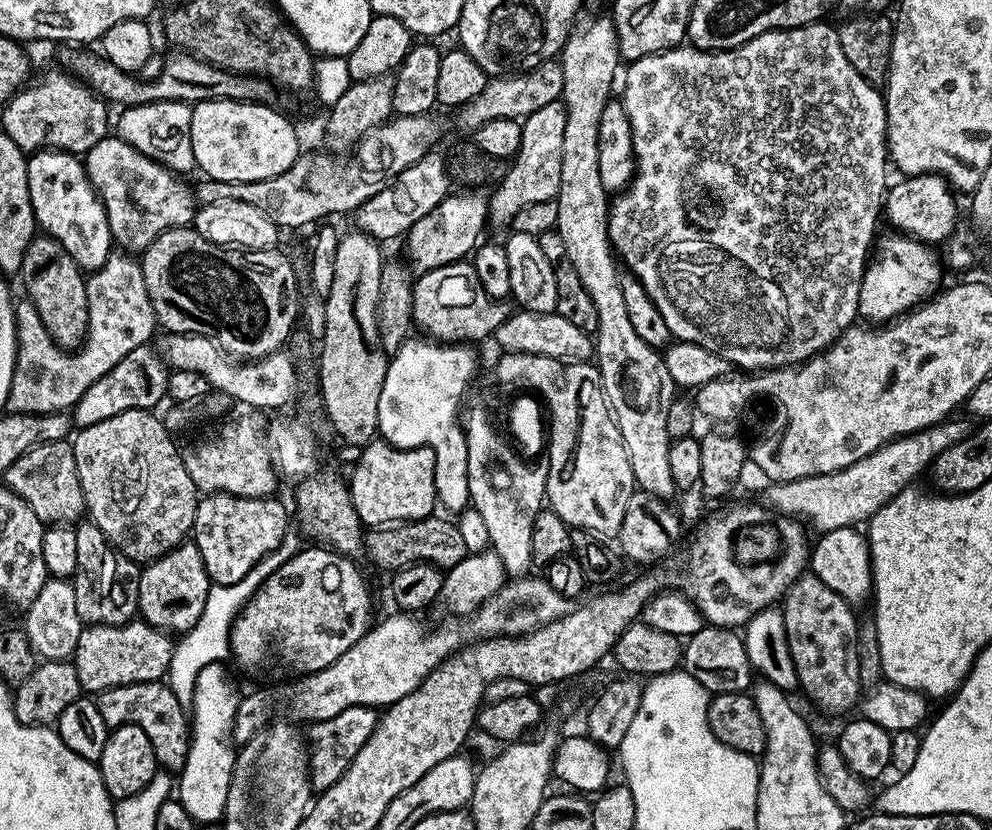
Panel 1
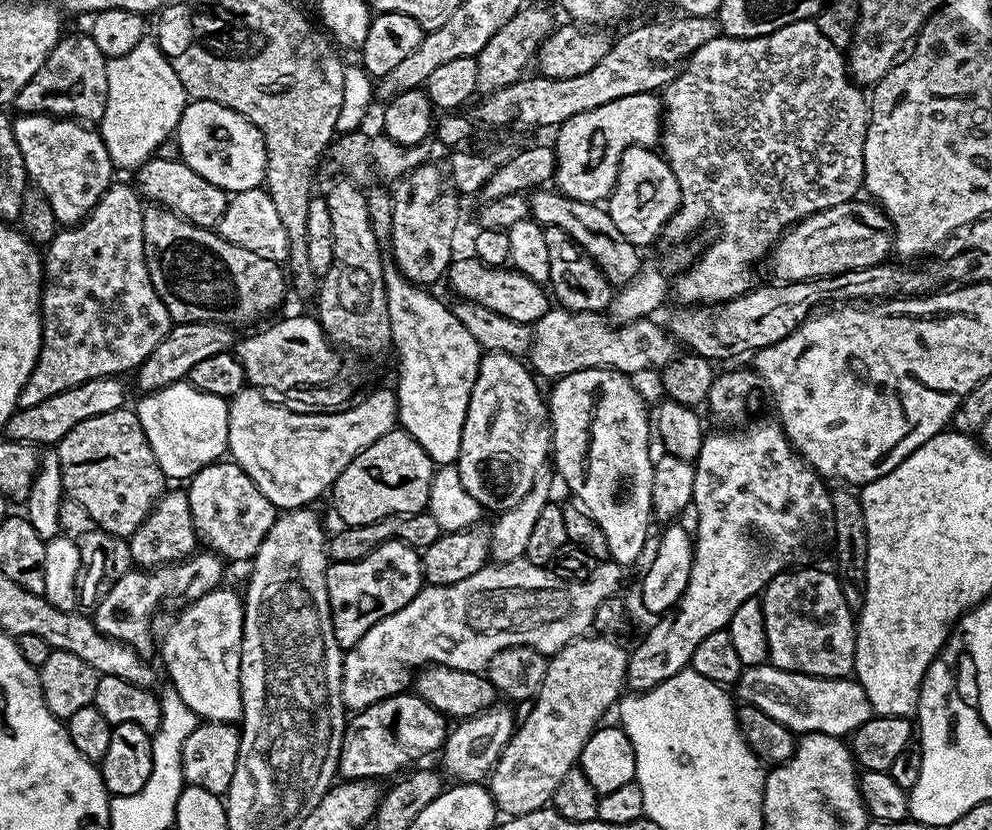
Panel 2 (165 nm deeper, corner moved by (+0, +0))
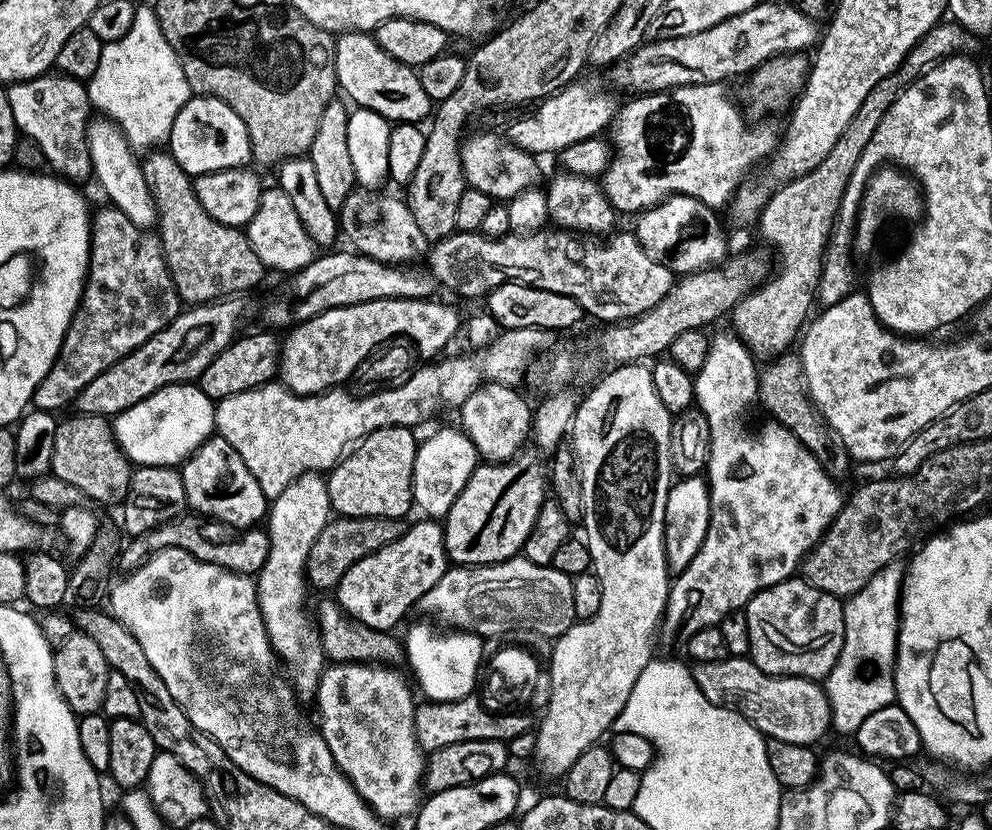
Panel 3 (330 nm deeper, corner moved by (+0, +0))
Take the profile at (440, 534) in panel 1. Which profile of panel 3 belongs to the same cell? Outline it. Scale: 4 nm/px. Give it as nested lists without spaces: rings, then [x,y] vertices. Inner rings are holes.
[[[337,515],[329,520],[328,525],[318,534],[314,546],[310,546],[310,558],[306,575],[313,589],[335,589],[342,574],[354,566],[354,562],[362,562],[370,554],[382,550],[390,542],[394,542],[404,532],[406,527],[403,519],[395,520],[385,516],[342,516]]]

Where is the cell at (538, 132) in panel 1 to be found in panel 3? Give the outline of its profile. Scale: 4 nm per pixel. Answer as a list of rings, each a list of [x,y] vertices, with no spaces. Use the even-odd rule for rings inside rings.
[[[717,82],[714,84],[687,84],[686,86],[678,86],[677,88],[665,88],[663,92],[650,92],[647,94],[637,95],[636,100],[632,100],[629,104],[621,103],[618,111],[610,125],[610,143],[614,149],[612,161],[608,163],[608,168],[602,175],[602,183],[604,193],[610,198],[610,202],[616,207],[617,213],[632,212],[631,214],[639,214],[646,208],[653,208],[655,204],[660,204],[666,197],[673,194],[682,196],[693,196],[702,201],[707,208],[720,210],[731,201],[732,196],[736,193],[737,188],[744,183],[748,172],[752,168],[752,164],[767,161],[772,153],[776,151],[778,143],[778,132],[772,128],[767,128],[764,124],[756,124],[752,129],[748,129],[748,124],[744,121],[742,113],[736,109],[734,101],[728,97],[728,92],[723,83]]]

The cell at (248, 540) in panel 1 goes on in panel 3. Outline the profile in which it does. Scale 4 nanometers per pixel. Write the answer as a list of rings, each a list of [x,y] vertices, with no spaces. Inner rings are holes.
[[[214,434],[189,456],[180,468],[182,486],[186,490],[187,507],[201,516],[211,516],[235,528],[255,528],[268,515],[270,498],[258,486],[258,478],[250,474],[250,466],[242,462],[242,454],[219,434]]]

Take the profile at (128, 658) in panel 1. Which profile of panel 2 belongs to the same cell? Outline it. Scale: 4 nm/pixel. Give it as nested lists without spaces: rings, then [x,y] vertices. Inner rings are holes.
[[[197,550],[187,560],[177,560],[171,564],[161,564],[159,568],[151,570],[129,570],[126,574],[122,574],[122,578],[118,578],[118,582],[114,582],[114,586],[110,586],[106,598],[102,598],[100,603],[96,605],[91,613],[92,621],[95,622],[96,628],[102,634],[106,634],[115,640],[121,640],[123,644],[128,644],[134,651],[140,653],[145,658],[151,657],[151,652],[152,655],[154,652],[152,615],[155,614],[156,607],[167,596],[177,596],[180,602],[192,604],[198,598],[210,594],[215,588],[219,588],[225,583],[224,567],[226,567],[225,561],[217,556],[215,552],[211,550]]]

